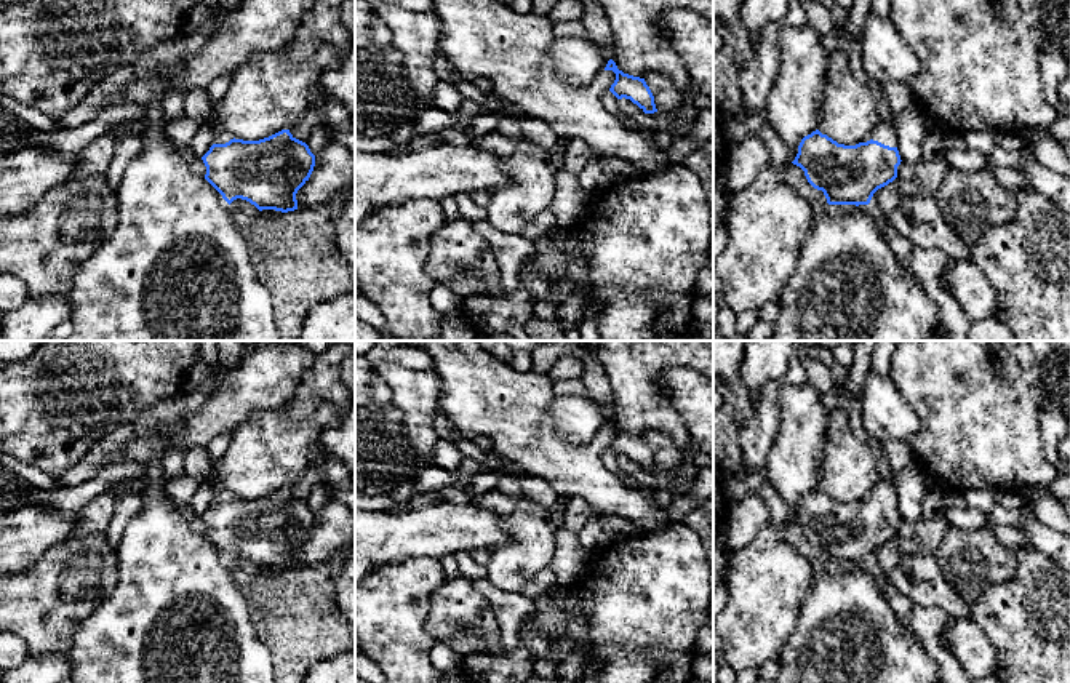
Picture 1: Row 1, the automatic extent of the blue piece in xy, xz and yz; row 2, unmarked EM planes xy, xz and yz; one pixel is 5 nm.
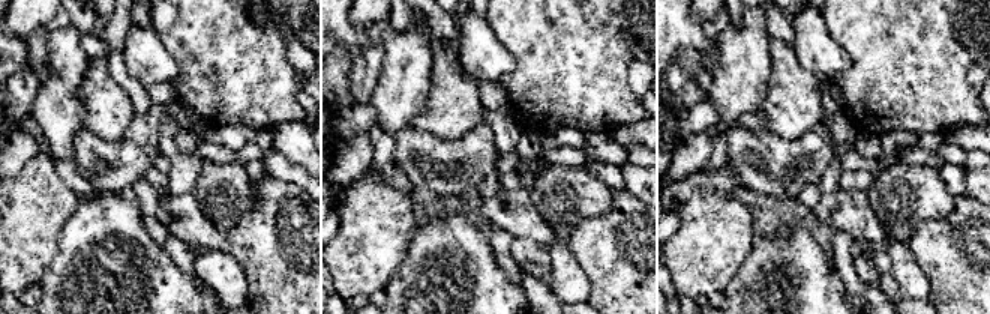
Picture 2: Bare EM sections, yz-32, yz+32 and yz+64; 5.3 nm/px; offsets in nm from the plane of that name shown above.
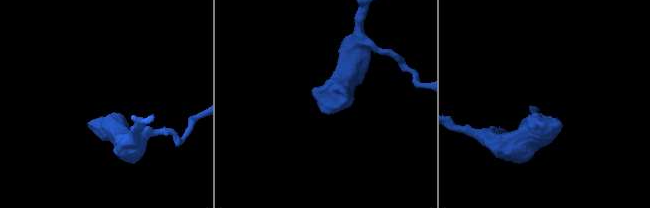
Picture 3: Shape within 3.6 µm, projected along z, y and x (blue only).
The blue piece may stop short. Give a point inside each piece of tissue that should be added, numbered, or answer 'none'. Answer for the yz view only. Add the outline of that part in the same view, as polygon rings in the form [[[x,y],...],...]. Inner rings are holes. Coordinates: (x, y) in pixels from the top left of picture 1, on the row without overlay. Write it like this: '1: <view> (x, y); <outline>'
1: yz (885, 490); [[[880,478],[876,485],[862,497],[862,501],[867,501],[870,497],[878,499],[889,505],[899,504],[896,483],[886,478]]]

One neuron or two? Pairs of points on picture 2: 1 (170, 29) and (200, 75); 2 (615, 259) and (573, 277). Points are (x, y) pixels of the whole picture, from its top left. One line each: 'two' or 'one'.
1: one
2: two

